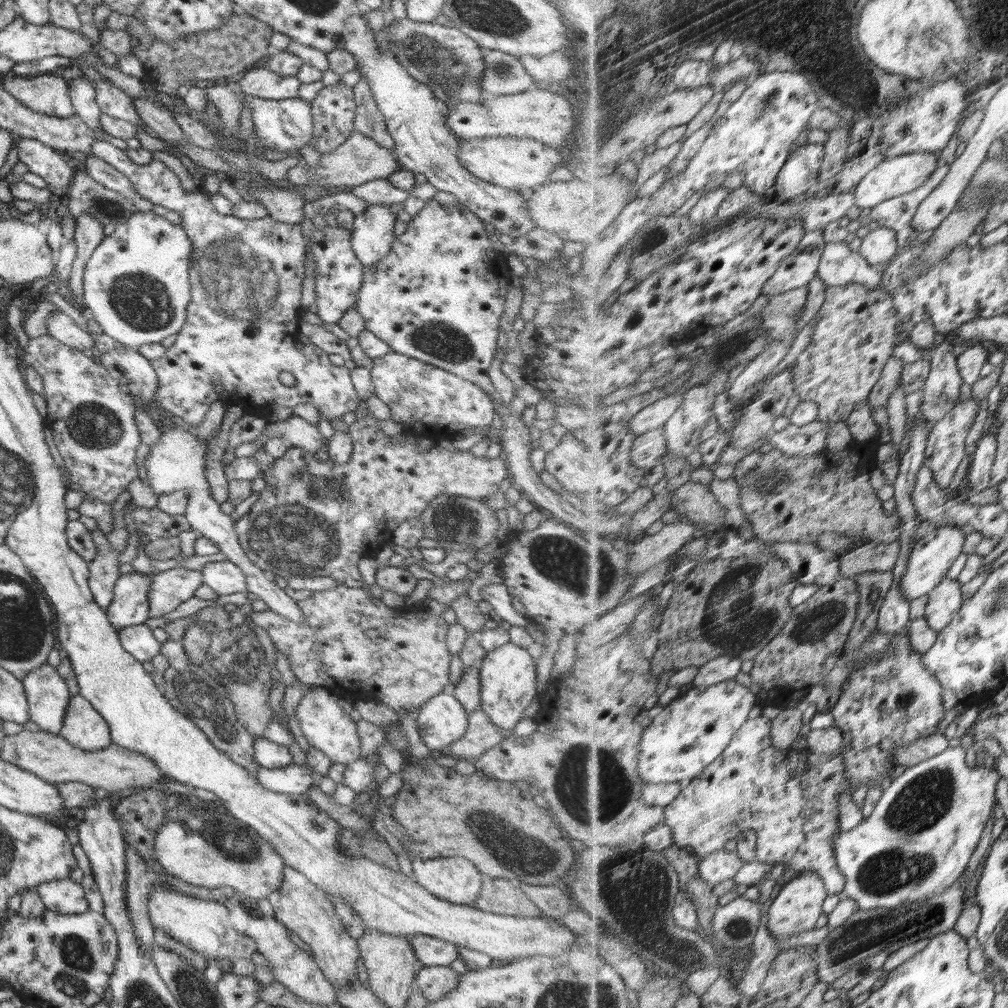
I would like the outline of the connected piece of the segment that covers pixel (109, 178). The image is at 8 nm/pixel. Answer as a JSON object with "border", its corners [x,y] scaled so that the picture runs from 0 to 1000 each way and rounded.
{"border":[[[91,152],[84,154],[85,171],[103,187],[113,188],[128,196],[139,210],[150,209],[153,202],[141,196],[133,188],[132,183],[111,164],[104,162],[99,156]]]}

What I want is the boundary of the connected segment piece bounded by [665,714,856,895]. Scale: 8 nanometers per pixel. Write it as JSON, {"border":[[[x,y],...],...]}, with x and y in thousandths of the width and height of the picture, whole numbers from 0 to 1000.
{"border":[[[754,709],[743,716],[732,726],[720,747],[709,754],[691,773],[680,779],[677,788],[661,801],[660,816],[666,819],[670,835],[678,842],[685,843],[693,851],[720,841],[724,833],[731,833],[739,823],[749,823],[753,829],[750,854],[778,855],[780,864],[786,862],[789,869],[801,865],[811,865],[818,871],[822,887],[836,887],[842,872],[831,859],[828,831],[833,823],[833,790],[845,788],[849,782],[840,773],[837,743],[834,748],[810,748],[806,744],[794,746],[786,741],[776,744],[768,738],[767,714]]]}

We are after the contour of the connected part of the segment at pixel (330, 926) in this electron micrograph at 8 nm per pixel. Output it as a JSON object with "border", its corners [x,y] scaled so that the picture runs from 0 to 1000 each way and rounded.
{"border":[[[283,858],[281,861],[281,876],[274,885],[266,887],[265,891],[270,900],[272,900],[272,911],[282,917],[288,924],[291,924],[292,927],[308,939],[310,946],[312,946],[311,952],[315,957],[315,960],[319,962],[321,969],[327,974],[327,977],[335,979],[335,977],[345,977],[345,975],[354,972],[353,955],[357,951],[354,933],[347,929],[341,918],[339,918],[337,910],[333,907],[333,902],[324,892],[323,884],[310,877],[310,874],[307,874],[302,867],[296,865],[293,861]]]}

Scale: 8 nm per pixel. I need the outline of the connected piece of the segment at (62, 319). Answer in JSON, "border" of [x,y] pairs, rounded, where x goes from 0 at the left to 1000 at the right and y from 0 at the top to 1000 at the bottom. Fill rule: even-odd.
{"border":[[[52,309],[50,314],[46,316],[46,323],[48,323],[47,331],[53,333],[62,341],[80,348],[91,346],[95,349],[89,330],[81,327],[70,313],[62,309]]]}

